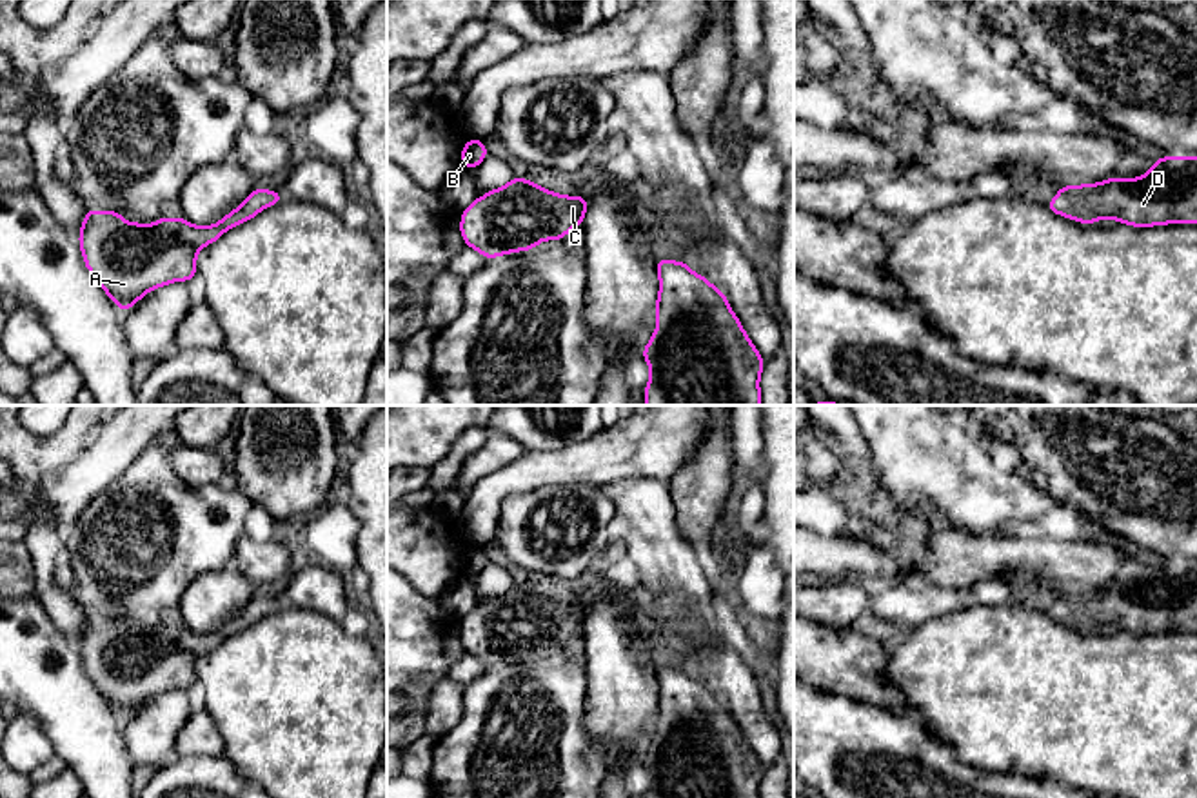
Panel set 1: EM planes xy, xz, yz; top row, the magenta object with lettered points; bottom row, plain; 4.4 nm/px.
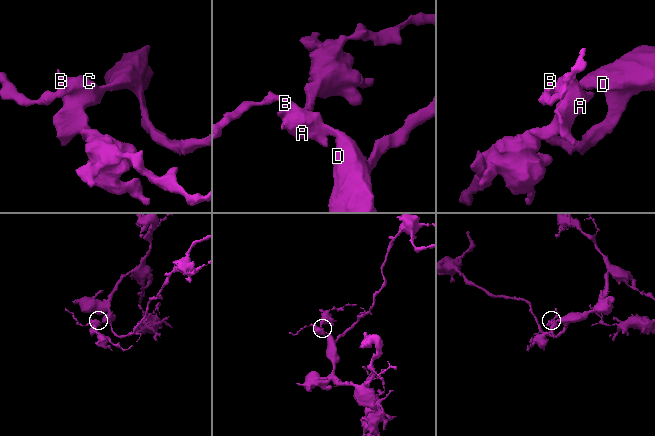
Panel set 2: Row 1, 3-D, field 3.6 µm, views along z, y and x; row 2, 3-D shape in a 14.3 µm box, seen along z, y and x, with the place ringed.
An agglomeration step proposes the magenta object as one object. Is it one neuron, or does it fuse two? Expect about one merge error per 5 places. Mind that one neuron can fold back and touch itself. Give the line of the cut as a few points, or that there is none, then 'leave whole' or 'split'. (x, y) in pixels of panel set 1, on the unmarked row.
cut none; leave whole

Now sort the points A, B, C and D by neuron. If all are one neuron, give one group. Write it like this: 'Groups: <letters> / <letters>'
Groups: A B C D

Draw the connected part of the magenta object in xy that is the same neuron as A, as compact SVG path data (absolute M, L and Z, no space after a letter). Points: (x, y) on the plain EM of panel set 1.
M252 594L234 618L205 634L162 623L143 633L125 629L118 618L87 616L78 651L87 678L124 720L156 694L189 689L198 682L202 654L282 607L280 598Z

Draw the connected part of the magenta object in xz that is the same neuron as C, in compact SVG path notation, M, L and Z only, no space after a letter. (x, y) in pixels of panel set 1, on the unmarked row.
M514 584L461 618L460 640L487 667L530 658L543 647L561 649L574 633L583 634L587 611L585 603L558 602Z

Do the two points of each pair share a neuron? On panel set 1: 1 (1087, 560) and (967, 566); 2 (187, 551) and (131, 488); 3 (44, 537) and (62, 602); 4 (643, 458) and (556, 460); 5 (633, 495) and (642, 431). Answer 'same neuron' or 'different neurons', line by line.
1: same neuron
2: same neuron
3: same neuron
4: same neuron
5: different neurons

